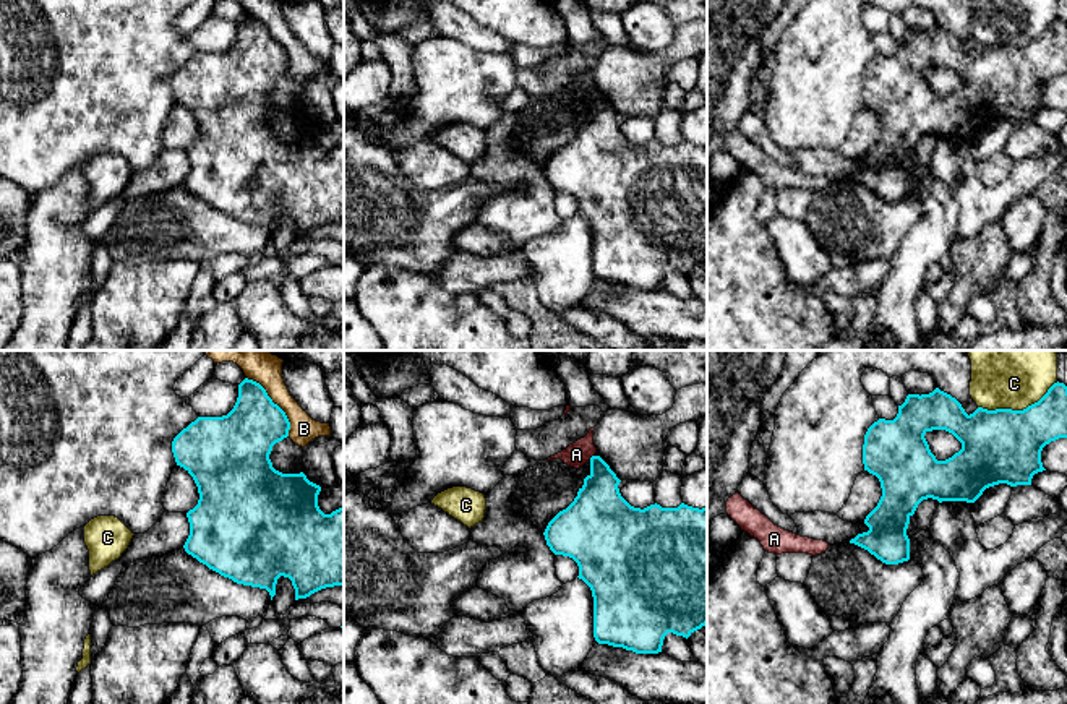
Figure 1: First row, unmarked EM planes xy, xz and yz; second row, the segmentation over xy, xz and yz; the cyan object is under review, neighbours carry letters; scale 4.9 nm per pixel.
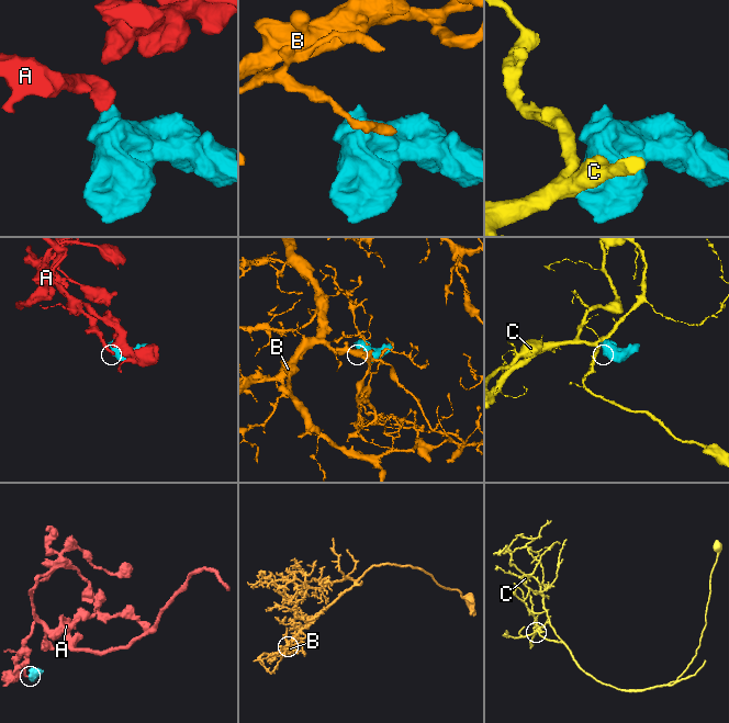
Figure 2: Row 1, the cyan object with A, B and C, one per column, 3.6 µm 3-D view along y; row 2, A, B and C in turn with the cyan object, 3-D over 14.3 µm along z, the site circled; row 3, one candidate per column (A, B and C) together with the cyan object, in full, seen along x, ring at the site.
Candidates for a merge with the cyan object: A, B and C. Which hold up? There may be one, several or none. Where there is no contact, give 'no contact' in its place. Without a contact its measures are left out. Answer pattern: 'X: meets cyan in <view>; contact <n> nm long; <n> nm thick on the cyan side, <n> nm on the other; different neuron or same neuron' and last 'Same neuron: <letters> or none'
A: no contact; same neuron
B: meets cyan in xy; contact 360 nm long; 300 nm thick on the cyan side, 140 nm on the other; different neuron
C: meets cyan in yz; contact 420 nm long; 360 nm thick on the cyan side, 220 nm on the other; different neuron
Same neuron: A

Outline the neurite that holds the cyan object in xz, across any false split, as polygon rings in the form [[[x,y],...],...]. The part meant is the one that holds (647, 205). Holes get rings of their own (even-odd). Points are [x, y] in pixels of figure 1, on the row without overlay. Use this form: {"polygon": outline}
{"polygon": [[[595,63],[584,75],[546,96],[561,96],[574,105],[589,97],[590,110],[584,115],[574,138],[548,159],[543,172],[555,191],[569,193],[577,200],[577,214],[592,227],[595,277],[636,290],[658,290],[668,269],[688,276],[707,261],[707,144],[699,146],[684,140],[678,144],[662,144],[657,140],[644,146],[631,143],[619,130],[621,117],[595,91],[593,67]]]}

